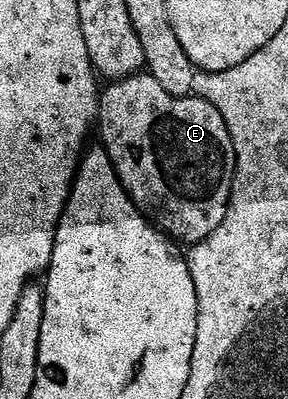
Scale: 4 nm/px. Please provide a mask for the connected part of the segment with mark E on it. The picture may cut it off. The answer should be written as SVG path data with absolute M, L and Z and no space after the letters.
M136 74L125 77L122 80L108 83L106 87L108 88L104 92L102 89L97 100L97 136L99 132L100 138L103 139L100 140L101 146L109 154L111 164L115 168L115 173L121 182L123 191L135 203L136 208L164 236L172 241L180 240L181 243L187 244L186 246L200 244L202 240L209 238L209 234L213 234L213 230L217 230L217 226L221 226L221 222L227 213L227 204L231 201L231 179L235 177L235 162L233 159L235 151L233 150L229 130L223 127L221 114L207 100L201 100L194 94L182 98L171 96L165 90L161 90L161 86L149 74Z

